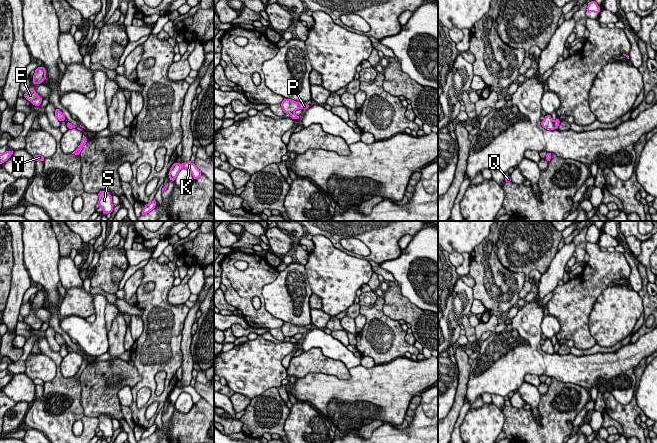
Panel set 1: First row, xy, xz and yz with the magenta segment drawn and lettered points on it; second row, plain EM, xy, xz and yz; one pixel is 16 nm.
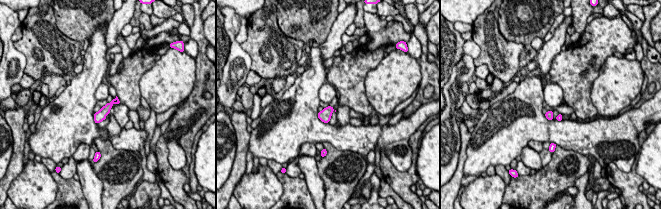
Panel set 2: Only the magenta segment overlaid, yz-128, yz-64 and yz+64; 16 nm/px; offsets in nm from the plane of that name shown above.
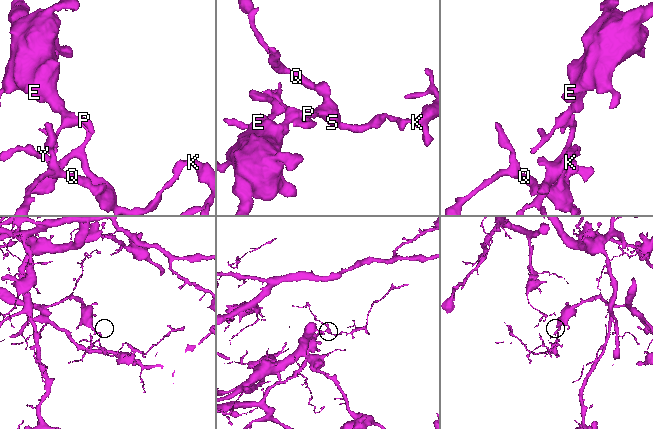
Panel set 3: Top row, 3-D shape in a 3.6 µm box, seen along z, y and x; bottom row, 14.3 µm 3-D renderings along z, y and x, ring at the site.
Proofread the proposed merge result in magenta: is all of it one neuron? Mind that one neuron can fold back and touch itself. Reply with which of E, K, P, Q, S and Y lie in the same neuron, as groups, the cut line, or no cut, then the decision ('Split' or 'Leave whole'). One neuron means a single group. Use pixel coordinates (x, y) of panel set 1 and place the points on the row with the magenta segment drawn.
Groups: E P / K Q S Y. Split along yz (553, 122), (554, 128). Split

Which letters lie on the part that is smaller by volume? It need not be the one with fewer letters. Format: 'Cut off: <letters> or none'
Cut off: K, Q, S, Y

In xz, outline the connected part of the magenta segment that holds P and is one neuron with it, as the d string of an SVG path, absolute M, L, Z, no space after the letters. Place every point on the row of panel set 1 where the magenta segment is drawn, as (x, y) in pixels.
M284 99L281 103L281 107L284 113L293 113L298 109L307 109L310 107L310 105L296 102L291 99Z

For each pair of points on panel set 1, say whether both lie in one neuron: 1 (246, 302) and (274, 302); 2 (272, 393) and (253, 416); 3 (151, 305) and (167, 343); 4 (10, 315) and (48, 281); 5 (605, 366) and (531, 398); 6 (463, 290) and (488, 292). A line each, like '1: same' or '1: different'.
1: different
2: same
3: same
4: different
5: different
6: different

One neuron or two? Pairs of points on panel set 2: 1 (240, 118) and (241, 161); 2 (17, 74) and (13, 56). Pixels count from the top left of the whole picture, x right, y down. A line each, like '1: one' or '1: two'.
1: one
2: one

